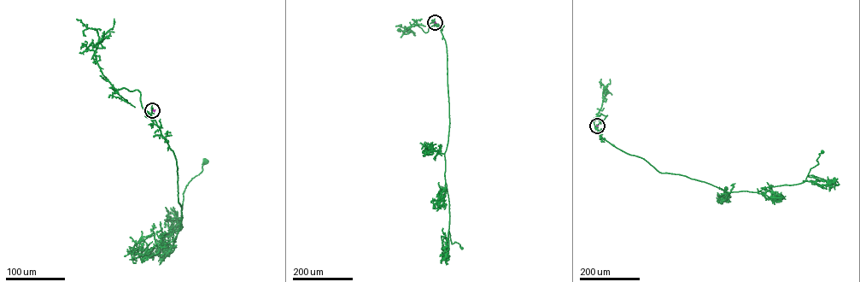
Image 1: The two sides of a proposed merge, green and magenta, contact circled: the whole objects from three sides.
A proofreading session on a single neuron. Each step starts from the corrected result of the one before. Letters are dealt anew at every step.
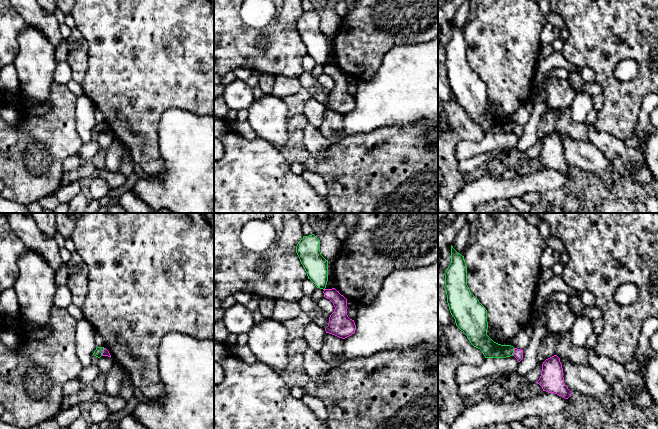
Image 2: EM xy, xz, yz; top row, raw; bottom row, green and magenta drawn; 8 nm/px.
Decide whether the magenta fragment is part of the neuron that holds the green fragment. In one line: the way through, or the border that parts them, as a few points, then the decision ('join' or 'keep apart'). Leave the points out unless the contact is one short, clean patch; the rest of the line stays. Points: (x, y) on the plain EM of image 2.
border along yz (514, 124), (512, 131); keep apart

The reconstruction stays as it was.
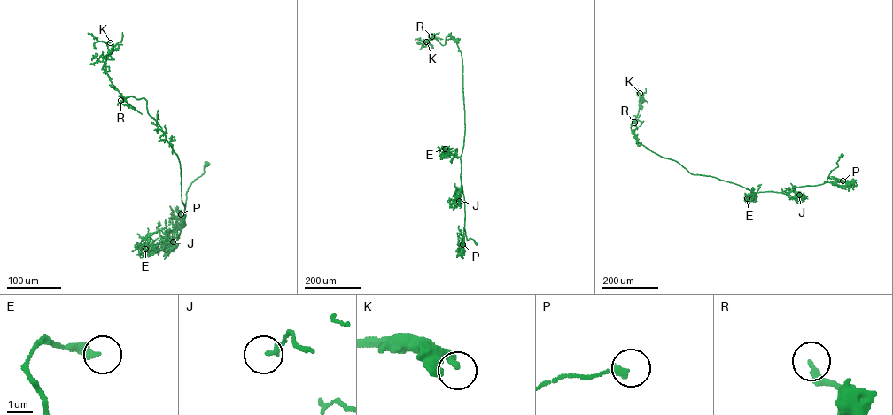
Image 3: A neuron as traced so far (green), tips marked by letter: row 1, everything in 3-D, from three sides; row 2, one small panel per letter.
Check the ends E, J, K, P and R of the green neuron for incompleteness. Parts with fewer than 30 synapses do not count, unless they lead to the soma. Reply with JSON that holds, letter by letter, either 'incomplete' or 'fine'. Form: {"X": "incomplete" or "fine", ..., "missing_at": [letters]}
{"E": "fine", "J": "fine", "K": "fine", "P": "fine", "R": "fine", "missing_at": []}

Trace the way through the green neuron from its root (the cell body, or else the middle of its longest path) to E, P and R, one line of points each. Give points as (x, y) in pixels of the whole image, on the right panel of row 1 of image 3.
E: (842, 155), (823, 183), (781, 192), (756, 192), (752, 199), (747, 198)
P: (842, 155), (836, 162), (838, 166), (830, 171), (826, 181), (847, 186), (842, 180)
R: (842, 155), (823, 183), (755, 192), (692, 174), (652, 151), (635, 137), (634, 130), (643, 121), (634, 122)

